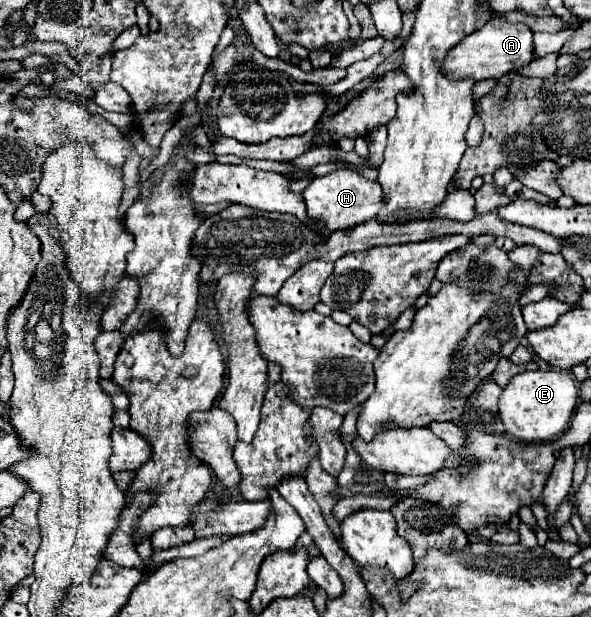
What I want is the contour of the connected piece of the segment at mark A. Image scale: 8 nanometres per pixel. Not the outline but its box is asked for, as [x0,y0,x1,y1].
[445,16,535,80]

